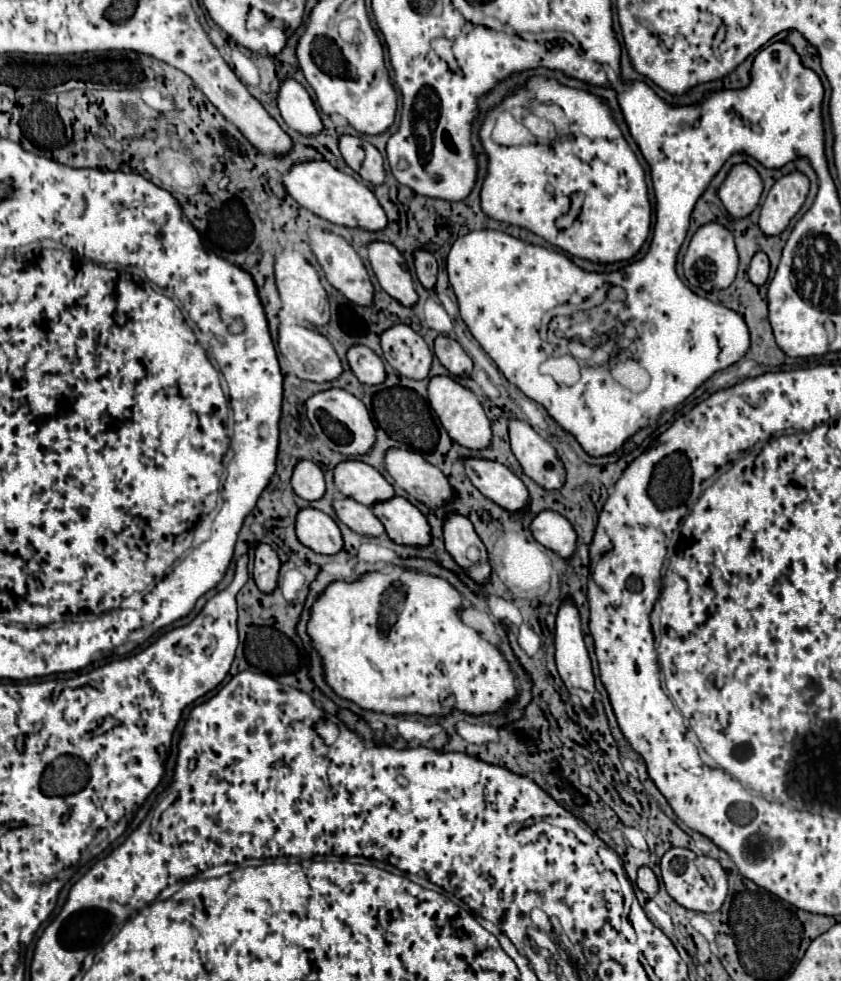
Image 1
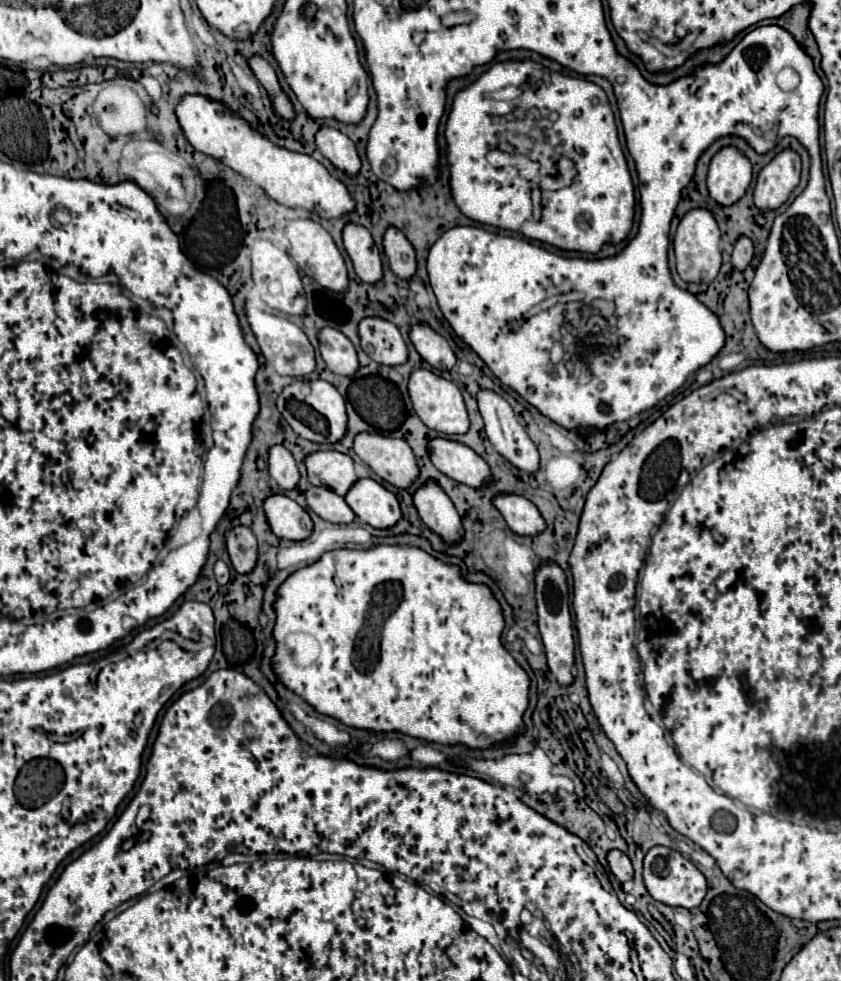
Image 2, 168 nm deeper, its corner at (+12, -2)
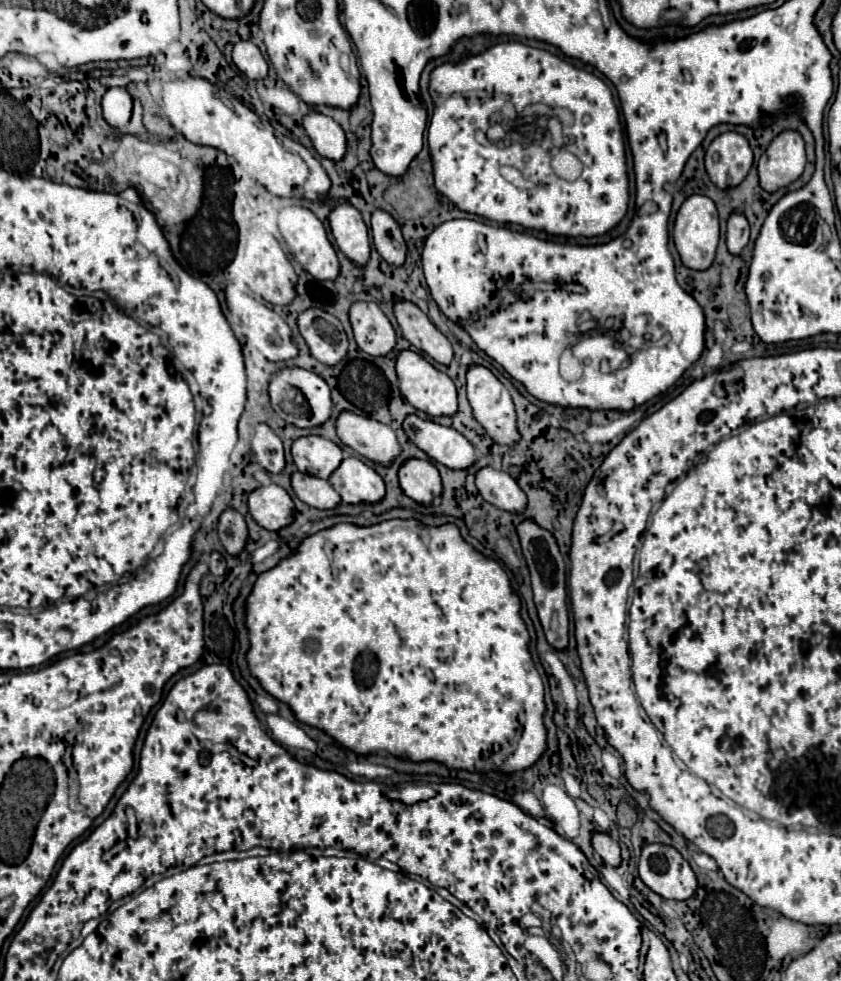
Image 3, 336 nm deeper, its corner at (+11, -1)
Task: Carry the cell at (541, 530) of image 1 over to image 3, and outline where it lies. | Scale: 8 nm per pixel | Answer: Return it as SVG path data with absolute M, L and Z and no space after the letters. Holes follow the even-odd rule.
M490 466L482 468L476 474L476 486L482 498L500 510L522 514L528 506L526 494L518 486L518 482L506 472L498 472Z

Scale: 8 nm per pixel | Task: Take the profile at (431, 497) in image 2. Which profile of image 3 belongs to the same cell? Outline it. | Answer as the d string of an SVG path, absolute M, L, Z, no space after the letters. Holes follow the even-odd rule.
M408 460L400 472L400 486L406 496L426 506L442 496L442 480L438 470L426 460Z

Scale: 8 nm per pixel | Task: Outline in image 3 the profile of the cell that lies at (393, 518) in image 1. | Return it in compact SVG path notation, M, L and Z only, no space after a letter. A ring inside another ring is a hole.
M346 458L332 474L330 484L346 504L376 504L386 496L384 480L358 458Z

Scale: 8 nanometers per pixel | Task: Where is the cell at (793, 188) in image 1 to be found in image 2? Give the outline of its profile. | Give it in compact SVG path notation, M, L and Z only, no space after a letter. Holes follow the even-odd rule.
M793 149L777 153L761 171L755 185L755 205L763 211L781 207L797 187L801 157Z

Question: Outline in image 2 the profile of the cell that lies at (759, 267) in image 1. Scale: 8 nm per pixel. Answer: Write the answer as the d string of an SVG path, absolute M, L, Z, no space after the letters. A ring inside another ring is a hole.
M741 235L737 239L737 243L735 243L735 249L733 249L733 255L731 255L731 263L733 263L735 269L743 271L749 265L751 257L753 257L753 243L751 243L749 237Z

